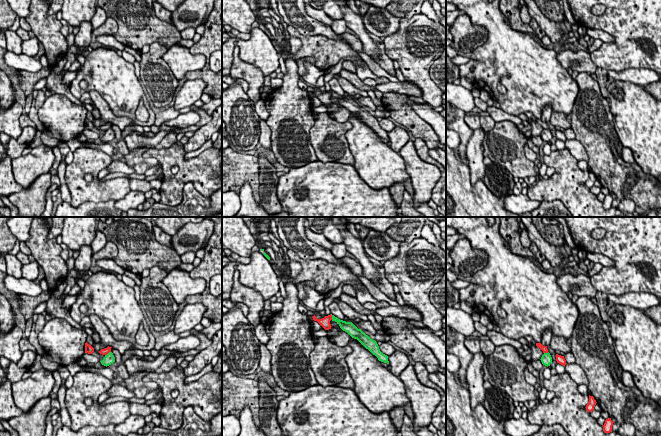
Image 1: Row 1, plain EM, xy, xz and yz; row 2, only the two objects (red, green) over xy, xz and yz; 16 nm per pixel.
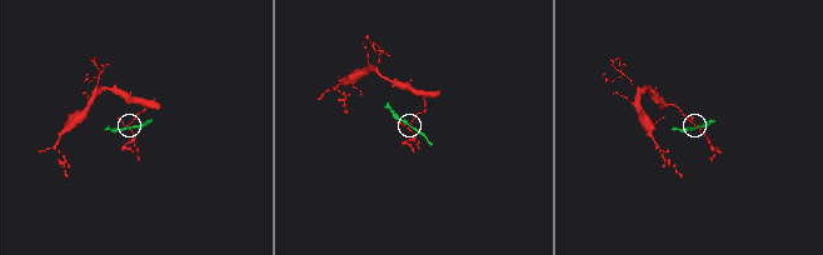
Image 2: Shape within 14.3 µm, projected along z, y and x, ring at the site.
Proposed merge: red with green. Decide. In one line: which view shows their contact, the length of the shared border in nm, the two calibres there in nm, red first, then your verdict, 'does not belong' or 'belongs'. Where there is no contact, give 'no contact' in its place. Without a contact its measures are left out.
meets red in xy; contact 120 nm long; 100 nm thick on the red side, 170 nm on the other; does not belong

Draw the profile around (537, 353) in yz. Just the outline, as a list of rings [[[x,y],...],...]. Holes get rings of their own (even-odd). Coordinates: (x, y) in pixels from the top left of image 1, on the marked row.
[[[530,344],[529,348],[531,349],[531,360],[529,361],[530,363],[533,360],[538,360],[541,359],[542,355],[544,354],[543,351],[538,348],[537,346],[534,346],[533,344]]]

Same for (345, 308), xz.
[[[342,301],[338,302],[338,306],[341,312],[344,314],[344,316],[348,317],[349,320],[355,320],[356,318],[359,318],[362,321],[369,321],[366,315],[356,312],[348,304]]]

